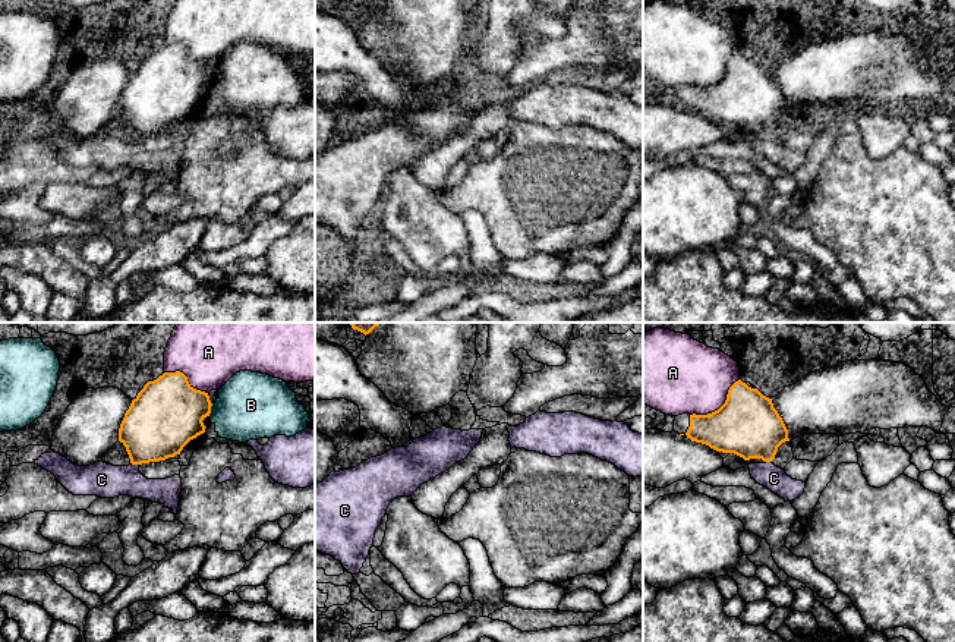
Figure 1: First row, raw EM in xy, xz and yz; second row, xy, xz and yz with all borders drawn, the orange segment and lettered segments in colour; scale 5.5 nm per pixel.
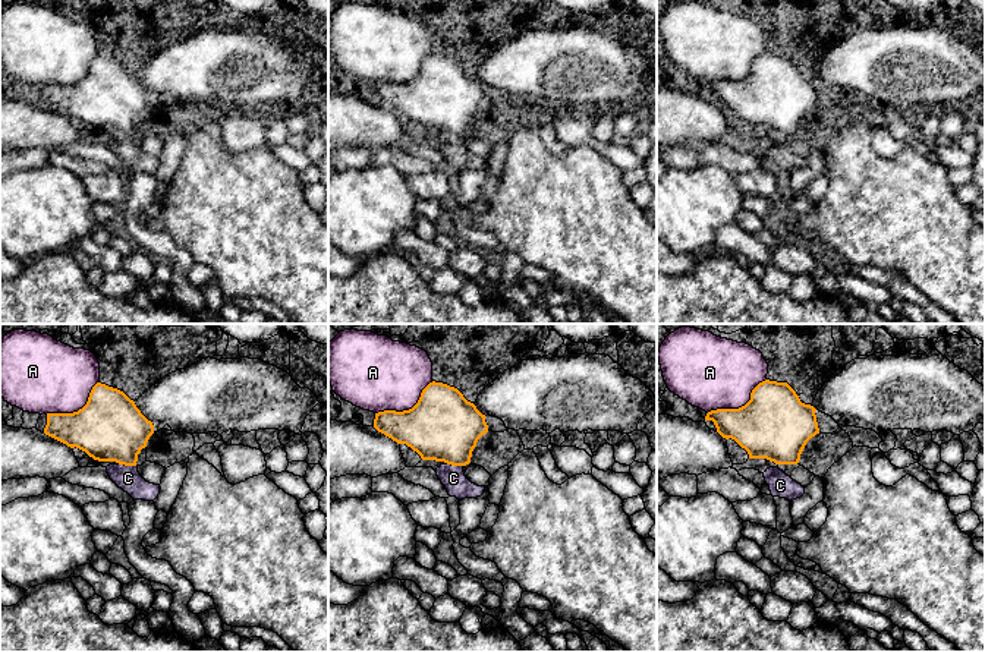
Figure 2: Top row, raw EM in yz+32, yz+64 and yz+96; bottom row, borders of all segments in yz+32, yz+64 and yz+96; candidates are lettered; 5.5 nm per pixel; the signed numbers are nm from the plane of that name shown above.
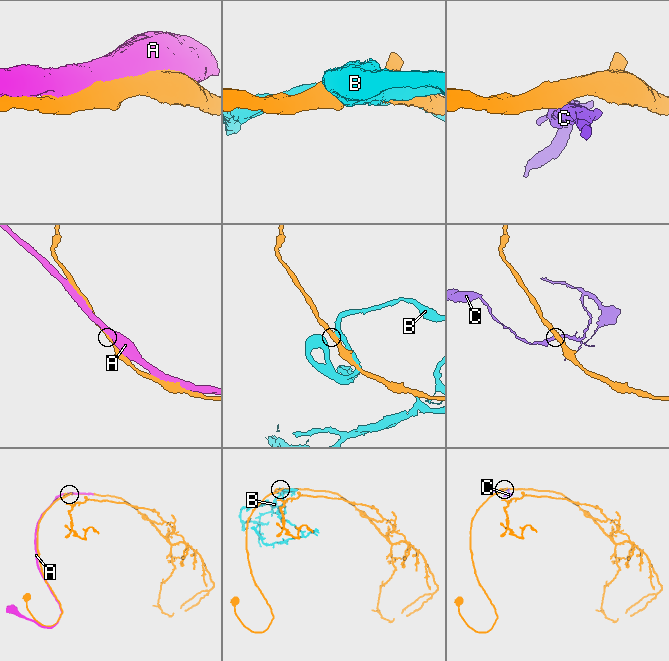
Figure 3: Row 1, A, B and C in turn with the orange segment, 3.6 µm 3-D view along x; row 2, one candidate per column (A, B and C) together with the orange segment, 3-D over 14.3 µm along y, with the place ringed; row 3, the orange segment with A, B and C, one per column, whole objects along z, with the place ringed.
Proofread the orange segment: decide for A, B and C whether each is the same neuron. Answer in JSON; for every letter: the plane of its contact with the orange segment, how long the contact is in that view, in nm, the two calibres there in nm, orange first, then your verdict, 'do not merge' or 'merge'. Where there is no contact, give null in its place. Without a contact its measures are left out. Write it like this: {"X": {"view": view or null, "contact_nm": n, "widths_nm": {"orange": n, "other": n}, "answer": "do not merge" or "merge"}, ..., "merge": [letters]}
{"A": {"view": "yz", "contact_nm": 340, "widths_nm": {"orange": 340, "other": 400}, "answer": "do not merge"}, "B": {"view": "xy", "contact_nm": 80, "widths_nm": {"orange": 380, "other": 360}, "answer": "do not merge"}, "C": {"view": "xy", "contact_nm": 40, "widths_nm": {"orange": 380, "other": 190}, "answer": "do not merge"}, "merge": []}

